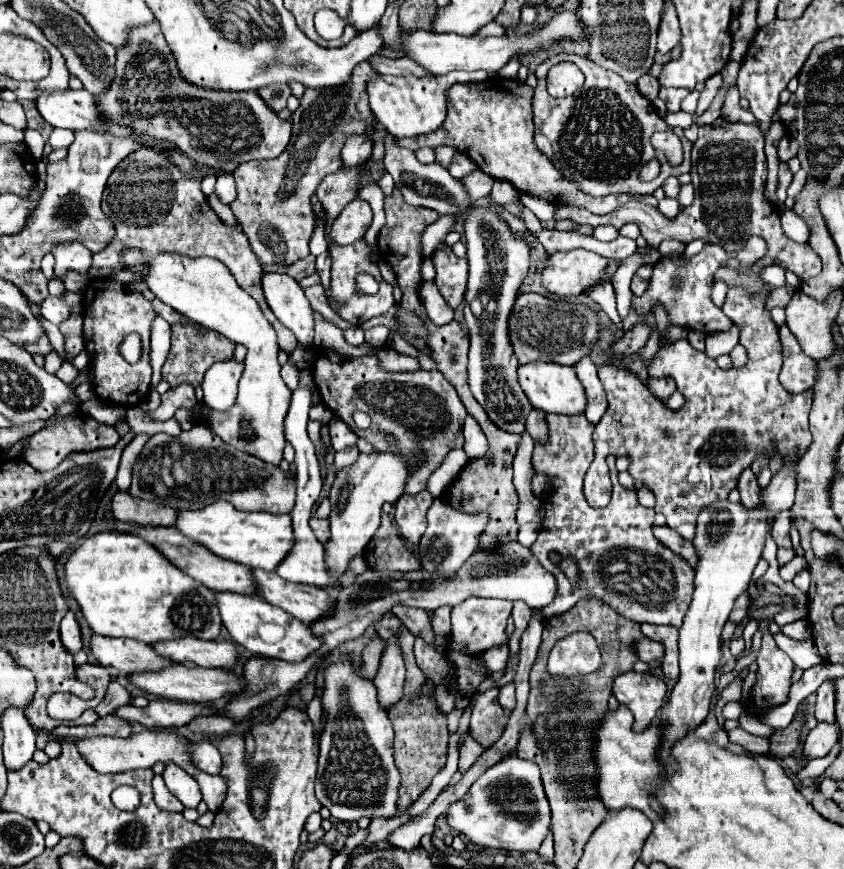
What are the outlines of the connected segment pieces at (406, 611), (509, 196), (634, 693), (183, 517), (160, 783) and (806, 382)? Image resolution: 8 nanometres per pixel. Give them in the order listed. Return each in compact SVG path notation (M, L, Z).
M394 606L392 608L392 614L396 614L400 618L400 622L414 634L418 636L418 632L422 634L422 638L430 644L434 640L434 634L432 634L432 628L430 628L430 618L428 618L428 612L420 610L420 608L410 608L410 606Z
M496 180L494 182L494 188L490 192L490 198L496 202L496 204L510 204L510 202L518 202L520 200L520 194L514 186L508 186L506 180Z
M626 672L614 680L612 694L634 714L634 732L646 730L664 706L666 684L650 672Z
M218 500L196 512L186 512L186 510L178 512L176 528L184 536L204 544L210 552L214 552L220 558L262 570L276 570L278 564L284 560L284 556L288 556L288 552L294 546L290 514L240 512L226 500Z
M154 776L152 788L154 788L154 800L156 800L156 806L158 806L158 808L162 808L162 810L172 810L172 812L182 812L182 810L184 810L182 802L168 792L162 776Z
M780 326L780 340L784 350L784 366L780 372L780 382L788 392L804 392L814 386L818 376L818 364L808 358L798 340L786 326Z

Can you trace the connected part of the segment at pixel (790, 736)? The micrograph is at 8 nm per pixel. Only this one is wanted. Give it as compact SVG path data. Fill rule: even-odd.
M796 716L794 722L792 722L788 728L776 730L776 732L772 734L772 738L770 738L770 752L772 752L776 758L784 758L784 756L792 754L792 752L798 748L802 724L804 724L804 716Z

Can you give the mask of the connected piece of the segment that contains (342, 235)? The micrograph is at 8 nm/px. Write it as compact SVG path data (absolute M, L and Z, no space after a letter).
M352 200L344 206L344 210L340 212L340 216L336 218L334 226L332 226L332 240L336 244L352 244L356 240L360 240L366 230L372 224L372 208L368 202L362 200Z

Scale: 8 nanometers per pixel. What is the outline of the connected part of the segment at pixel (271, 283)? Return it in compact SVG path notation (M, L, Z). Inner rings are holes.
M264 274L262 288L276 318L294 332L300 344L312 344L314 310L298 282L288 274Z

